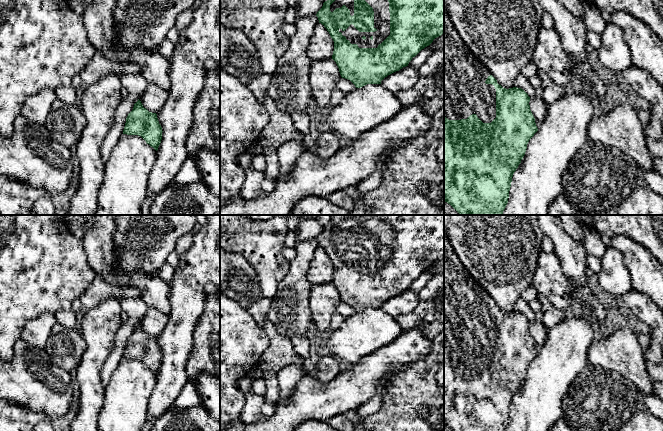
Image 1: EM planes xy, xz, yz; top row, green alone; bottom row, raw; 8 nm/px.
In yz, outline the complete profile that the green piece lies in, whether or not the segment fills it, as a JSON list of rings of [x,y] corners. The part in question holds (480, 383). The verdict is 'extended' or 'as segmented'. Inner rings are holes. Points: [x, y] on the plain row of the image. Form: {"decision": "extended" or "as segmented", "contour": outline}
{"decision": "extended", "contour": [[[444,236],[444,425],[452,431],[506,431],[512,401],[523,383],[529,364],[538,355],[530,334],[530,321],[521,312],[503,312],[491,299],[485,289],[470,275],[453,250],[447,236]]]}

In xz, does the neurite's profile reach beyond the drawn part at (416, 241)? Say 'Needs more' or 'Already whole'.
Needs more

